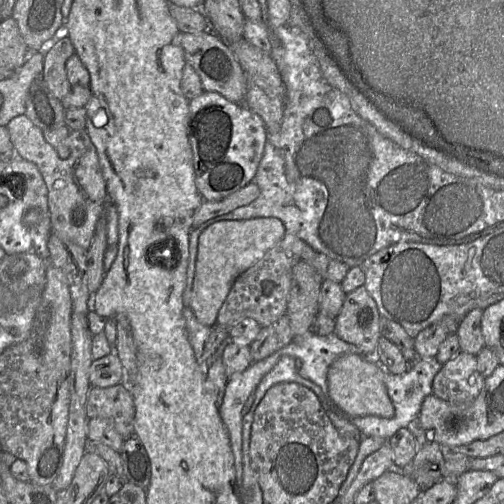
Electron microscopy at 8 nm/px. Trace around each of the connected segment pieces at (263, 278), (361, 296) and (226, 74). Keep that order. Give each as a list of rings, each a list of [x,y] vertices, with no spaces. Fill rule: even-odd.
[[[285,233],[283,238],[269,249],[260,260],[236,278],[219,310],[217,324],[230,330],[241,320],[252,318],[261,327],[266,327],[286,315],[292,268],[299,261],[310,264],[322,280],[330,280],[340,284],[350,268],[342,262],[315,251],[295,235]]]
[[[365,286],[346,294],[336,318],[334,333],[343,341],[355,345],[368,358],[376,358],[381,314]]]
[[[211,30],[199,33],[181,33],[180,41],[186,63],[190,64],[197,72],[205,91],[219,93],[234,103],[244,102],[246,79],[228,43]]]

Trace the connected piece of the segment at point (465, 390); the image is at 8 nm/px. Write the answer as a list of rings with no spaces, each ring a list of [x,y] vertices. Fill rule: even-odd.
[[[460,351],[442,365],[432,383],[432,394],[453,405],[470,404],[482,391],[485,378],[478,371],[477,356]]]

